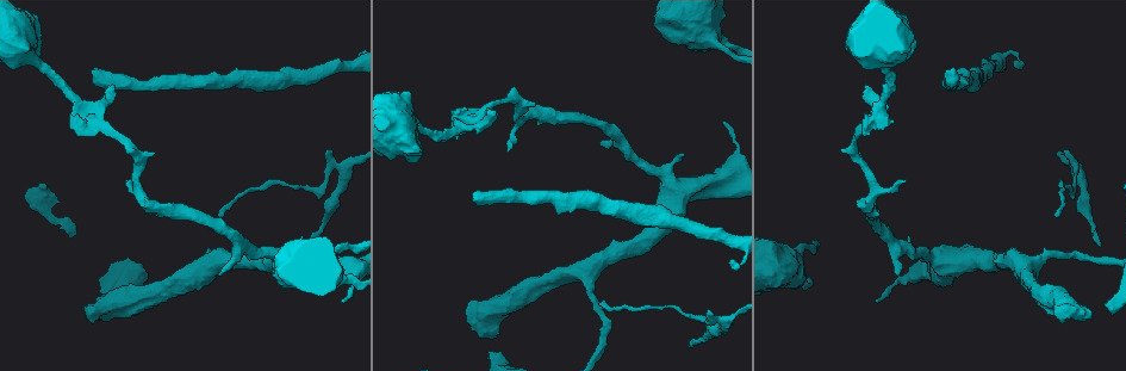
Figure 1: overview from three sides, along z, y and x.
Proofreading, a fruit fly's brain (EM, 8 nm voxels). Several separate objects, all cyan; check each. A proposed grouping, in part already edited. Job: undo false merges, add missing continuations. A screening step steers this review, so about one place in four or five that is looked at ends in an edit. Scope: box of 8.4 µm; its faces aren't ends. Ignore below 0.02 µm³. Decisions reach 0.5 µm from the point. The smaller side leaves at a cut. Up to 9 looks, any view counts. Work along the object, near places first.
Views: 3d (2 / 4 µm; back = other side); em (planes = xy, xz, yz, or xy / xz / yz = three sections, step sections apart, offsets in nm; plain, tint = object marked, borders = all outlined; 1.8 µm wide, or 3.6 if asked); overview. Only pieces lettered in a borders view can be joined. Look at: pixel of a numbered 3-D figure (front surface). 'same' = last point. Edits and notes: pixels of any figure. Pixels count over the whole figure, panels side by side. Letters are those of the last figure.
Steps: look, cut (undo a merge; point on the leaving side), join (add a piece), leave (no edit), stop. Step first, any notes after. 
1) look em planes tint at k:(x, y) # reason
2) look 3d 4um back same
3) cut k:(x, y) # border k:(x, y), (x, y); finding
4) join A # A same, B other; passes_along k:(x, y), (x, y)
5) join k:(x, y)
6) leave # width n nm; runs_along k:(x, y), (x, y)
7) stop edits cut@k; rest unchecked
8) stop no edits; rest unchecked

look 3d 2um at 1:(724, 320) # arms part here

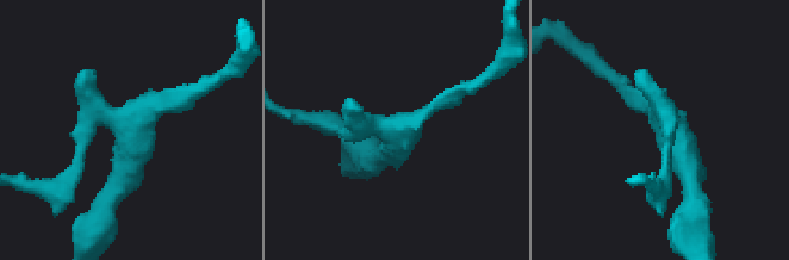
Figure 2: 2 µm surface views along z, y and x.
look em planes plain at 2:(398, 134) # arms 3

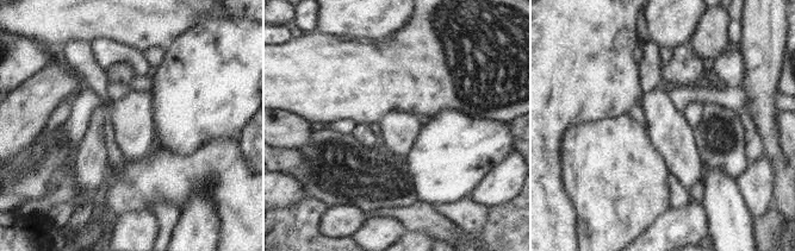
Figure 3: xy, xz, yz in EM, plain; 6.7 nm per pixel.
look em planes borders same # see the neighbours

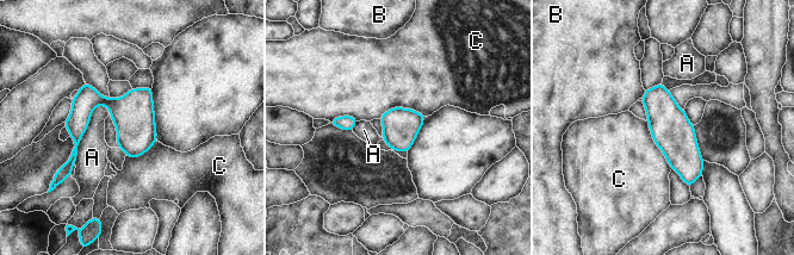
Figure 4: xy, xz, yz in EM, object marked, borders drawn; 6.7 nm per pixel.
leave # width 240 nm; A other, B other, C other; border 4:(647, 120), (650, 135), (671, 168); continuous, no second neuron

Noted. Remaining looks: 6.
look 3d 4um at 1:(1101, 246) # tapers out

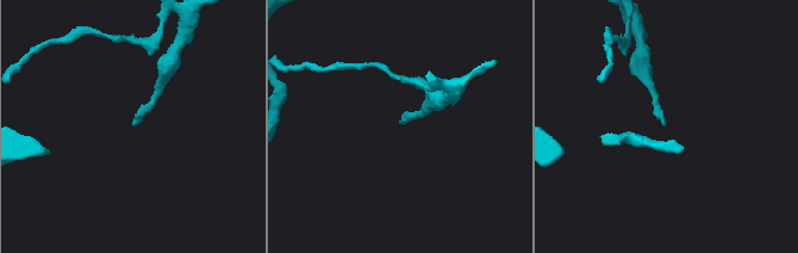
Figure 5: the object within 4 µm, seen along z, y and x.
look em 3.6um planes borders at 5:(133, 124) # shape alone is not enough

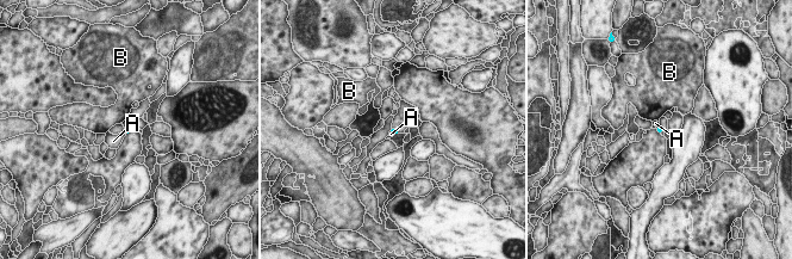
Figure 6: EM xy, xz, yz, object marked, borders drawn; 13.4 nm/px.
join A # A same, B other; passes_along 6:(129, 128), (124, 130), (113, 141); the neuron continues

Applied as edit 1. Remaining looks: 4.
look 3d 2um at 1:(488, 352) # thick end

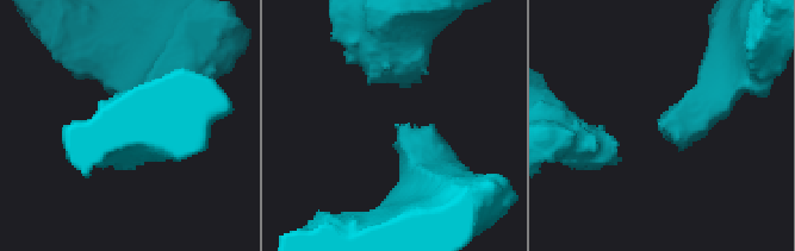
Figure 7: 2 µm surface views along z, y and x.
look em xy step 16 tint at 7:(402, 124) # shape alone is not enough

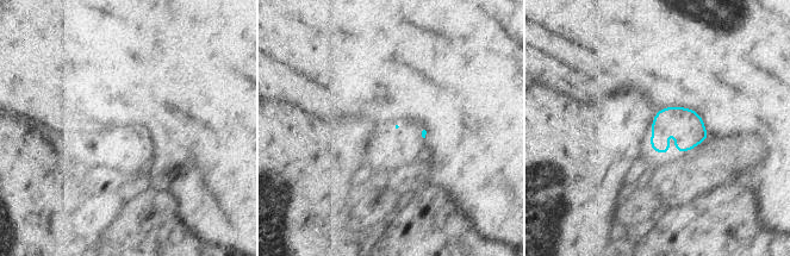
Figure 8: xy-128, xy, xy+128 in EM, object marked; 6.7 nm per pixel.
look em planes borders same

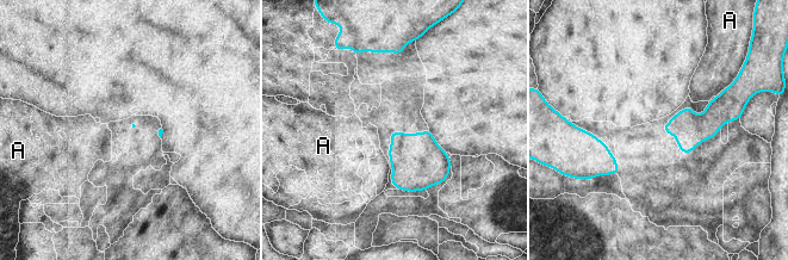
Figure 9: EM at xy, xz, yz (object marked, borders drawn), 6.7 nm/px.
leave # A other; no lettered piece goes on from it

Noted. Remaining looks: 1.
stop edits join@6; rest unchecked

